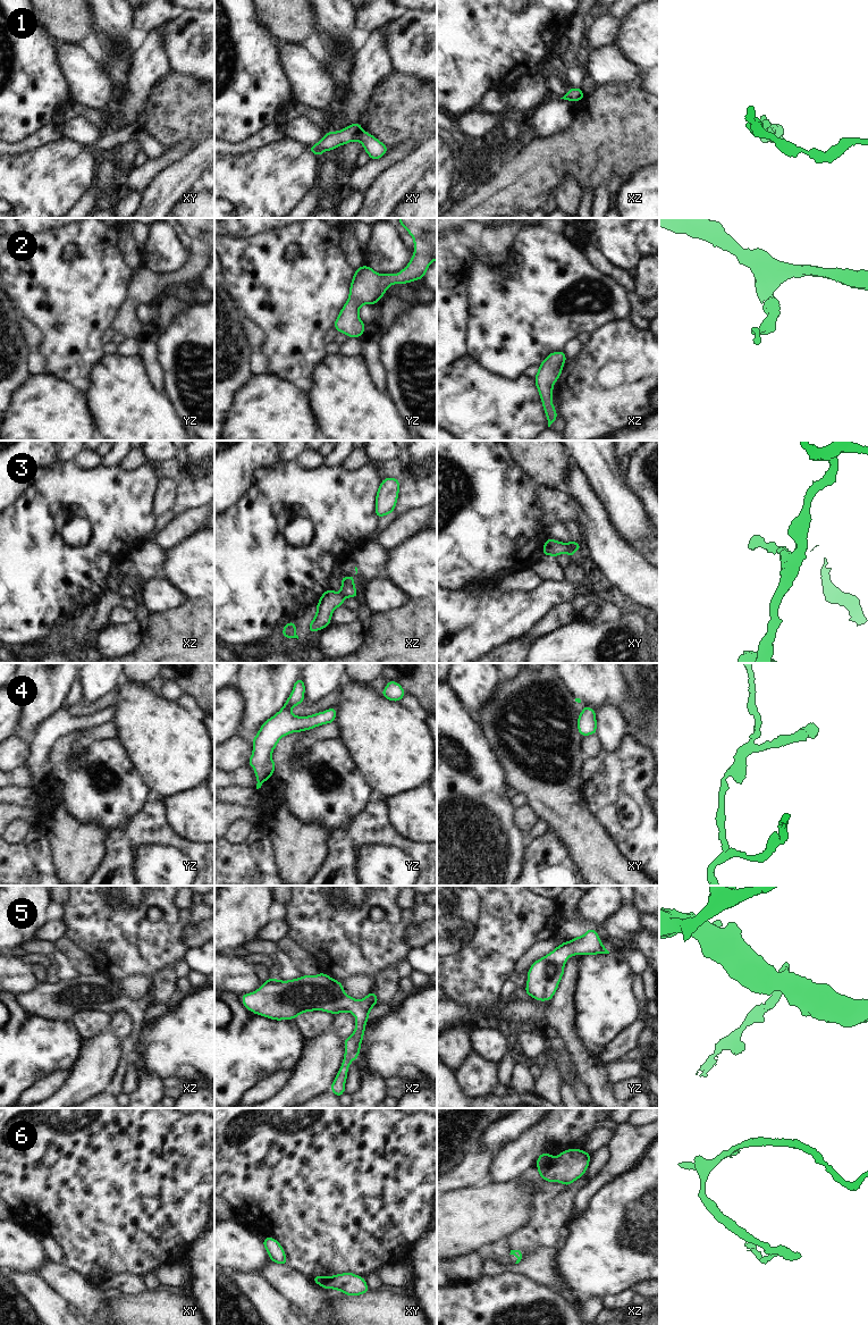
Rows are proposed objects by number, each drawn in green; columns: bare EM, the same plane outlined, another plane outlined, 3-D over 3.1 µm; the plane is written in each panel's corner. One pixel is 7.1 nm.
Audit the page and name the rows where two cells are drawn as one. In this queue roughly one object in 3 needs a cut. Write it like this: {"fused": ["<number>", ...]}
{"fused": ["6"]}

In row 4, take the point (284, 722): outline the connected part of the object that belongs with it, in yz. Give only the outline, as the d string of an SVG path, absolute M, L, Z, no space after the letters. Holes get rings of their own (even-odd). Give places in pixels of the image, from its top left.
M300 677L287 698L284 707L267 720L260 728L253 739L253 754L247 764L252 765L258 779L256 789L269 779L275 772L276 762L271 760L271 753L281 737L290 732L310 730L325 723L334 723L336 718L336 707L325 712L315 713L310 716L295 716L290 710L304 701L305 685Z

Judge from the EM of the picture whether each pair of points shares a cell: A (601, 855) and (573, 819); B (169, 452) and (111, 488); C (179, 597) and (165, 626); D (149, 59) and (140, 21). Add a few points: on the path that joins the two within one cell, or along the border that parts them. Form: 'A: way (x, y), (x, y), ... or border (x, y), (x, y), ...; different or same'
A: way (592, 846), (578, 828); same
B: border (173, 459), (166, 459), (159, 463); different
C: border (187, 597), (183, 603), (167, 611), (150, 613); different
D: border (167, 22), (149, 32); different

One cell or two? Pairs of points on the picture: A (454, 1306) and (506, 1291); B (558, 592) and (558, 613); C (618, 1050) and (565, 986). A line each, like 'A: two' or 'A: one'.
A: one
B: two
C: two

